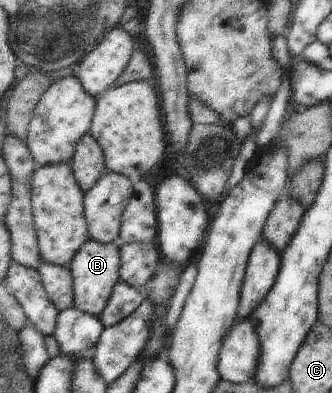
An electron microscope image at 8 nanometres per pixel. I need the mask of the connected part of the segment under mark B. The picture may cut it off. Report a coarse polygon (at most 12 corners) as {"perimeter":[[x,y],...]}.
{"perimeter":[[85,242],[68,266],[73,307],[99,317],[119,283],[120,247]]}

